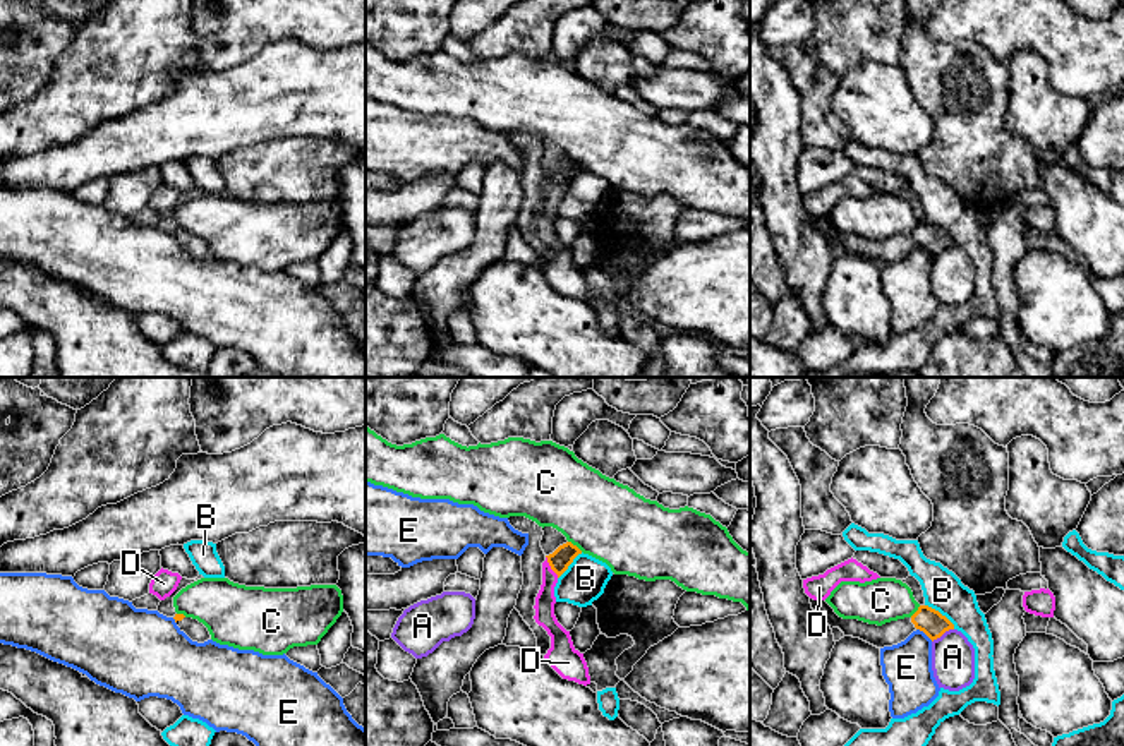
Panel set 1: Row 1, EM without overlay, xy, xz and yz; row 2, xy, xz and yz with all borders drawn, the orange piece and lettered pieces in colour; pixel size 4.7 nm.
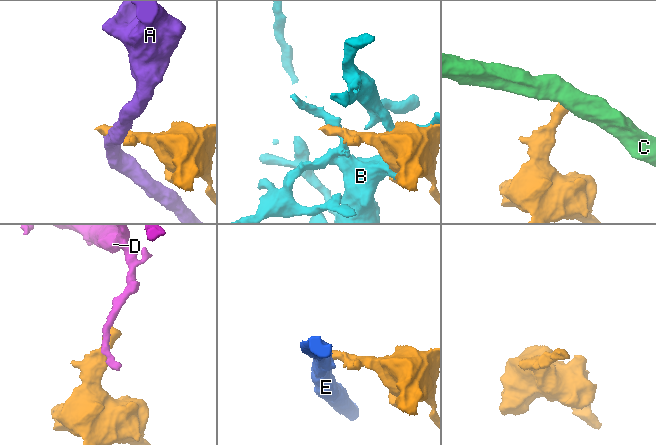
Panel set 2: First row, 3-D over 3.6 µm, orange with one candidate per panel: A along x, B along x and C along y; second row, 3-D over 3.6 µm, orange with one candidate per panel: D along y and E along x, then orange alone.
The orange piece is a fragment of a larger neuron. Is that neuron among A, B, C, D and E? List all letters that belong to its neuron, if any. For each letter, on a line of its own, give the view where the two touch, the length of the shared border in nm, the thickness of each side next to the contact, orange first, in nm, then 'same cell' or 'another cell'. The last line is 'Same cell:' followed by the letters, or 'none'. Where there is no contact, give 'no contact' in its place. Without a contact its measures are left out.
A: meets orange in yz; contact 120 nm long; 120 nm thick on the orange side, 200 nm on the other; another cell
B: meets orange in yz; contact 180 nm long; 120 nm thick on the orange side, 190 nm on the other; another cell
C: meets orange in xz; contact 90 nm long; 100 nm thick on the orange side, 360 nm on the other; another cell
D: meets orange in xz; contact 120 nm long; 100 nm thick on the orange side, 100 nm on the other; another cell
E: meets orange in yz; contact 100 nm long; 120 nm thick on the orange side, 240 nm on the other; another cell
Same cell: none

